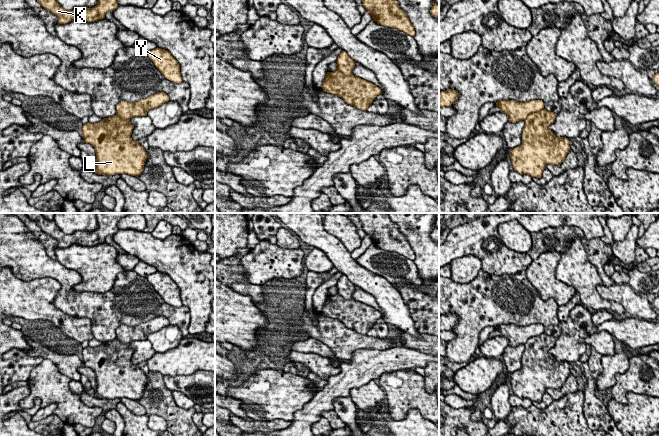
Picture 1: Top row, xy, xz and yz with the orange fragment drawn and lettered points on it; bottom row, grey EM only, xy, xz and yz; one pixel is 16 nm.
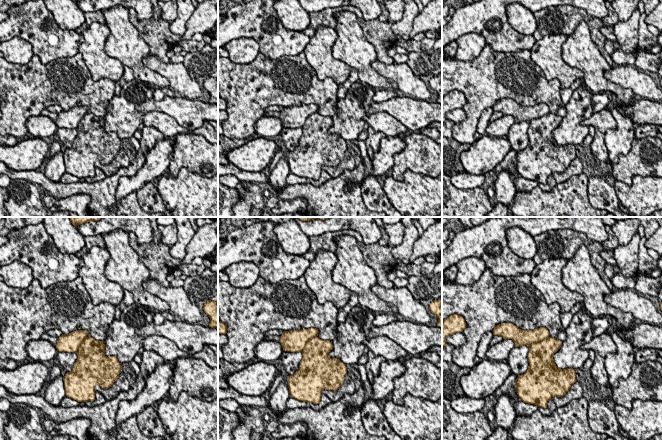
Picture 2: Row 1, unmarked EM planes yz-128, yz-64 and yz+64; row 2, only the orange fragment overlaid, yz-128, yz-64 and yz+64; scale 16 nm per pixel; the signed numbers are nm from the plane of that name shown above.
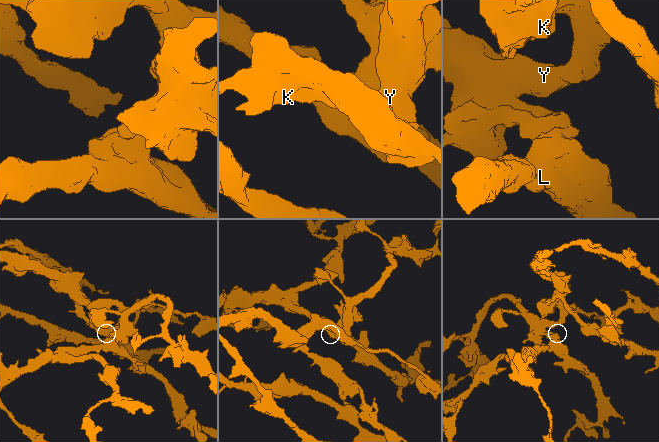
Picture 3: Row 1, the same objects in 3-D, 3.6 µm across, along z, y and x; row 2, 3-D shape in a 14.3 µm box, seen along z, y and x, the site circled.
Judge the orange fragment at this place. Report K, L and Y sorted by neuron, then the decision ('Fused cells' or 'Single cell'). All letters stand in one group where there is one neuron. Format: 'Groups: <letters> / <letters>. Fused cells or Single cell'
Groups: K Y / L. Fused cells

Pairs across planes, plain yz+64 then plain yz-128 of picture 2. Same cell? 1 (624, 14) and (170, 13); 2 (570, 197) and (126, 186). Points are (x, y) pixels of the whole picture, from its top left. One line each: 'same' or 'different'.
1: same
2: different

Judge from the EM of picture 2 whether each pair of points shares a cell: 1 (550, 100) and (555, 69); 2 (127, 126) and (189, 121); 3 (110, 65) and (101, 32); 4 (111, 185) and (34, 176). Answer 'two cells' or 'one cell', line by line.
1: two cells
2: one cell
3: one cell
4: one cell

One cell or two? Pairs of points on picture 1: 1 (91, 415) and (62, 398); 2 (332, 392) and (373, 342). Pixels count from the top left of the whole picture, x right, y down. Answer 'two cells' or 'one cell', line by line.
1: one cell
2: two cells

